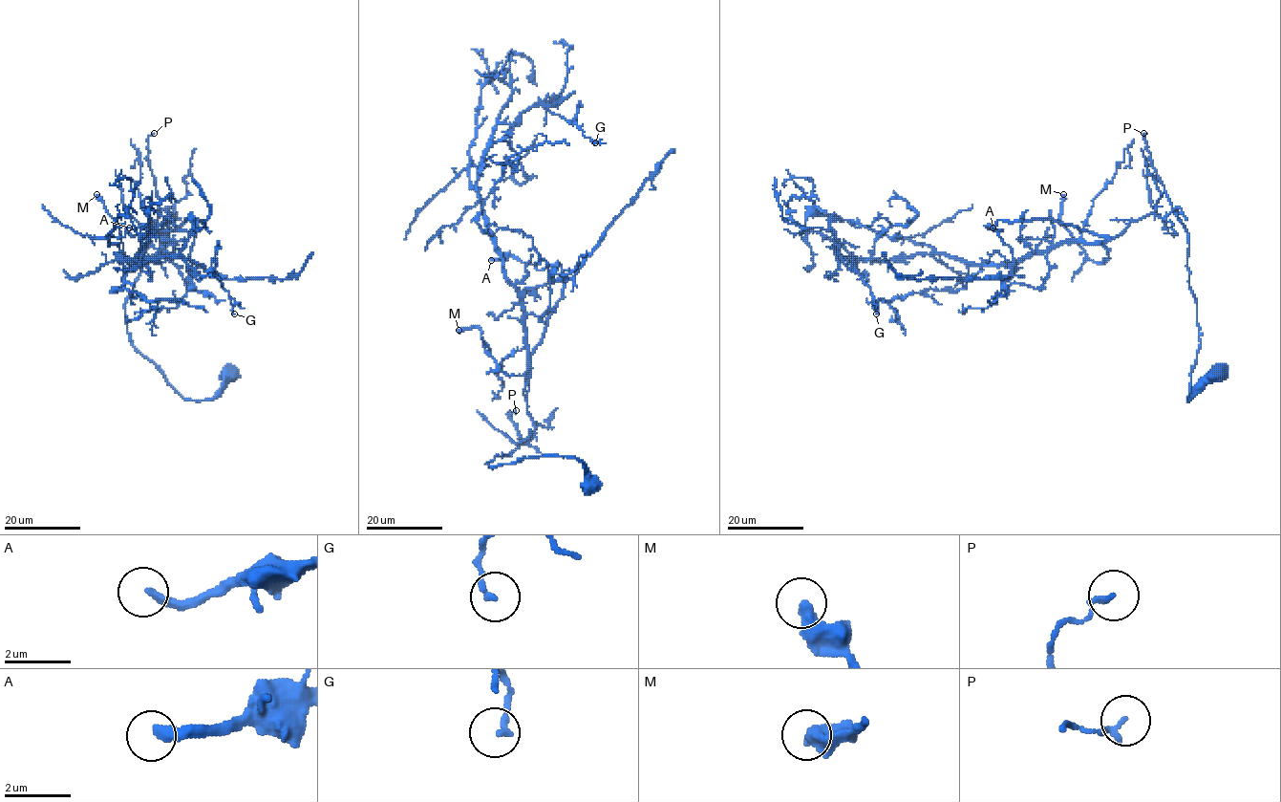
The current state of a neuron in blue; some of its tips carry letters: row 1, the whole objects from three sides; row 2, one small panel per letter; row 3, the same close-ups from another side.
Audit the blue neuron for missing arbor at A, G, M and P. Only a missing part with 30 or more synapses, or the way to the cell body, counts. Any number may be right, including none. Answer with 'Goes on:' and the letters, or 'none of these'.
Goes on: A

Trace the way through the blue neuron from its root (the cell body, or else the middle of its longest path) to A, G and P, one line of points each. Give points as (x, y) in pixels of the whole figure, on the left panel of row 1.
A: (230, 371), (185, 400), (133, 346), (150, 226), (164, 208), (167, 238), (202, 221), (129, 227)
G: (230, 371), (185, 400), (127, 333), (148, 229), (173, 216), (152, 259), (115, 254), (197, 261), (234, 314)
P: (230, 371), (211, 399), (185, 400), (127, 333), (124, 301), (159, 215), (148, 166), (147, 138), (154, 133)

